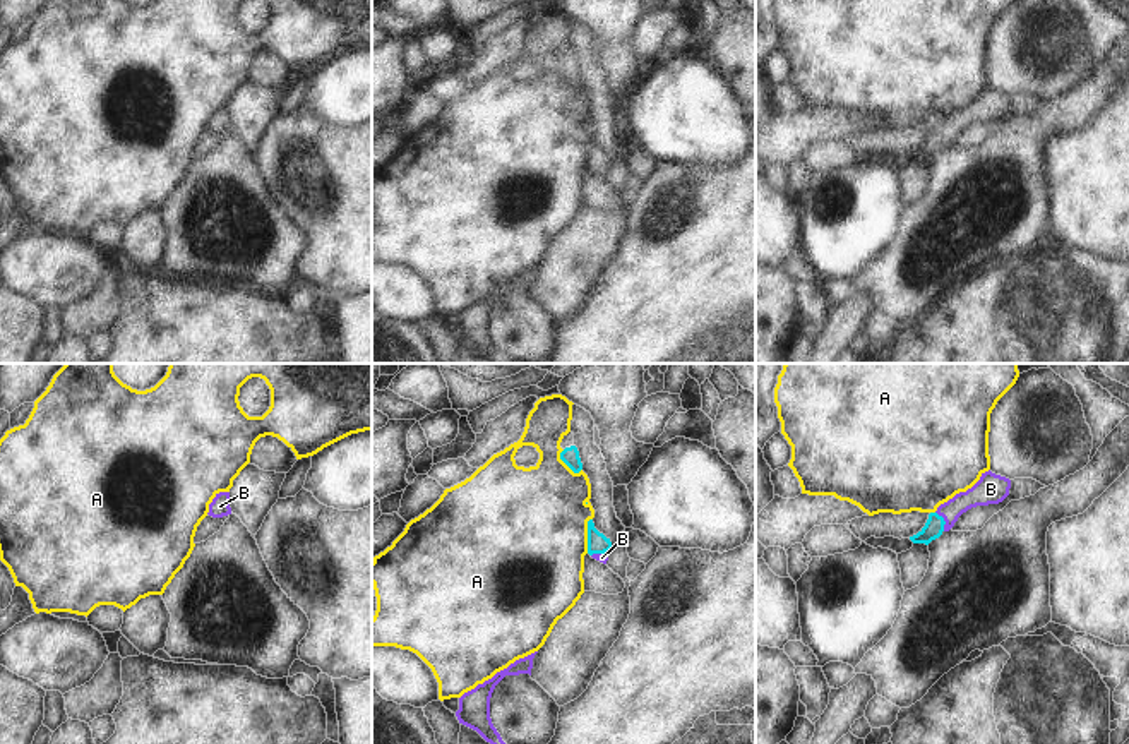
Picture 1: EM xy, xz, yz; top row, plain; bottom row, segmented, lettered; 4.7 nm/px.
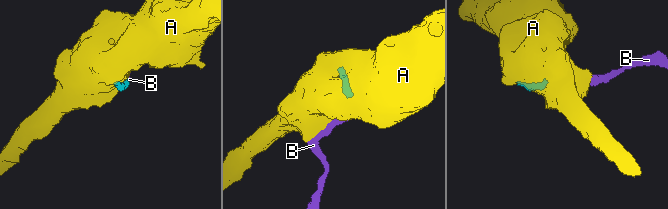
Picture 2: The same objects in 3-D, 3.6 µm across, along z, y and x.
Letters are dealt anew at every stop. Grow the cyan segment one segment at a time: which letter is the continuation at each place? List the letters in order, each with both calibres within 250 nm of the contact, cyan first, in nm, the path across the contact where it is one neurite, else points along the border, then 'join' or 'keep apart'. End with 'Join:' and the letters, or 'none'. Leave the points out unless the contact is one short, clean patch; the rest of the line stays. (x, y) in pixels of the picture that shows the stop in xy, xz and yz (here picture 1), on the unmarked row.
A: 100 nm thick on the cyan side, 500 nm on the other; keep apart
B: 90 nm thick on the cyan side, 130 nm on the other; runs through yz (934, 143), (944, 138), (963, 117), (987, 107); join
Join: B

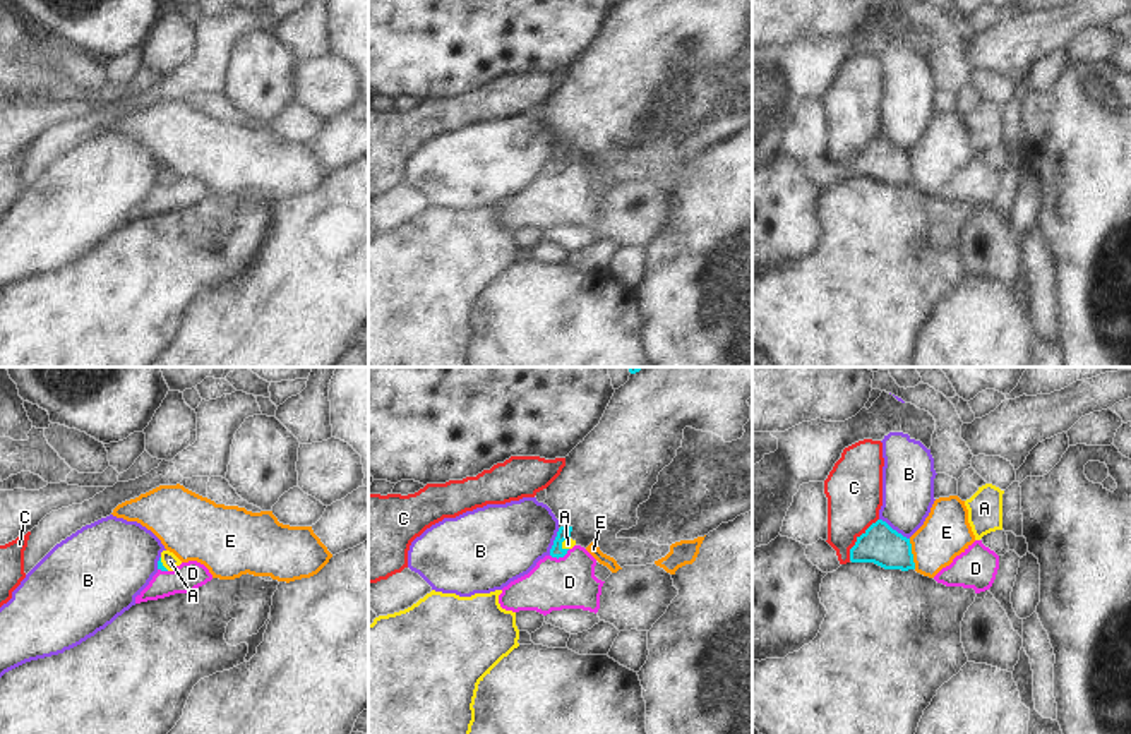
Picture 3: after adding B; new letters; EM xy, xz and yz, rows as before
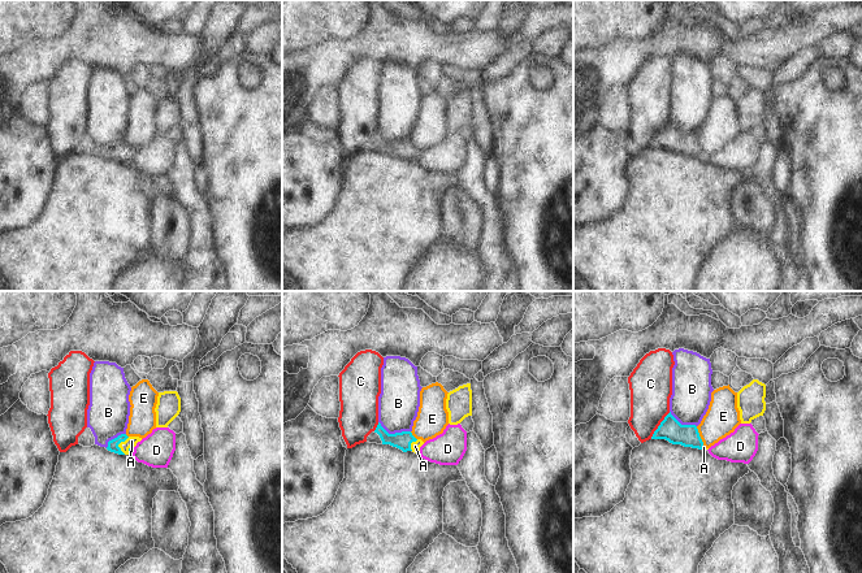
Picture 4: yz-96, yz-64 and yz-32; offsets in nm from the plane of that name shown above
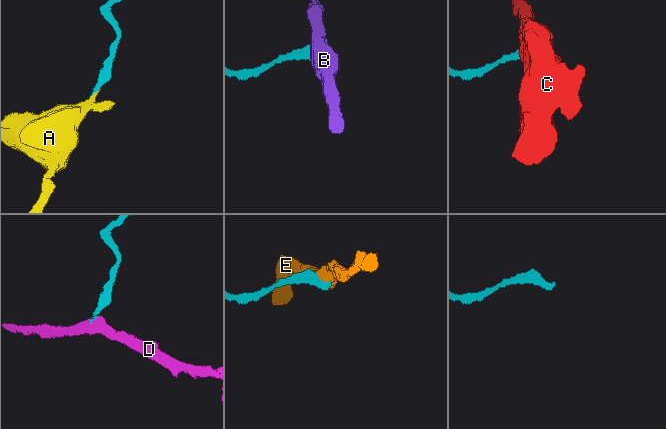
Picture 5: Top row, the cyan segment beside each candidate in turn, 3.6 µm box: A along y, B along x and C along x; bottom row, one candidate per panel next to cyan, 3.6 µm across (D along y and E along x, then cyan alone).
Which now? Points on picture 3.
A: 60 nm thick on the cyan side, 50 nm on the other; runs through xz (564, 148), (562, 156), (568, 160); join
B: 190 nm thick on the cyan side, 240 nm on the other; keep apart
C: 190 nm thick on the cyan side, 280 nm on the other; border along yz (878, 134), (857, 155), (849, 175); keep apart
D: 60 nm thick on the cyan side, 240 nm on the other; border along xz (569, 165), (562, 172), (550, 172); keep apart
E: 190 nm thick on the cyan side, 220 nm on the other; border along yz (909, 155), (915, 184); keep apart
Join: A

